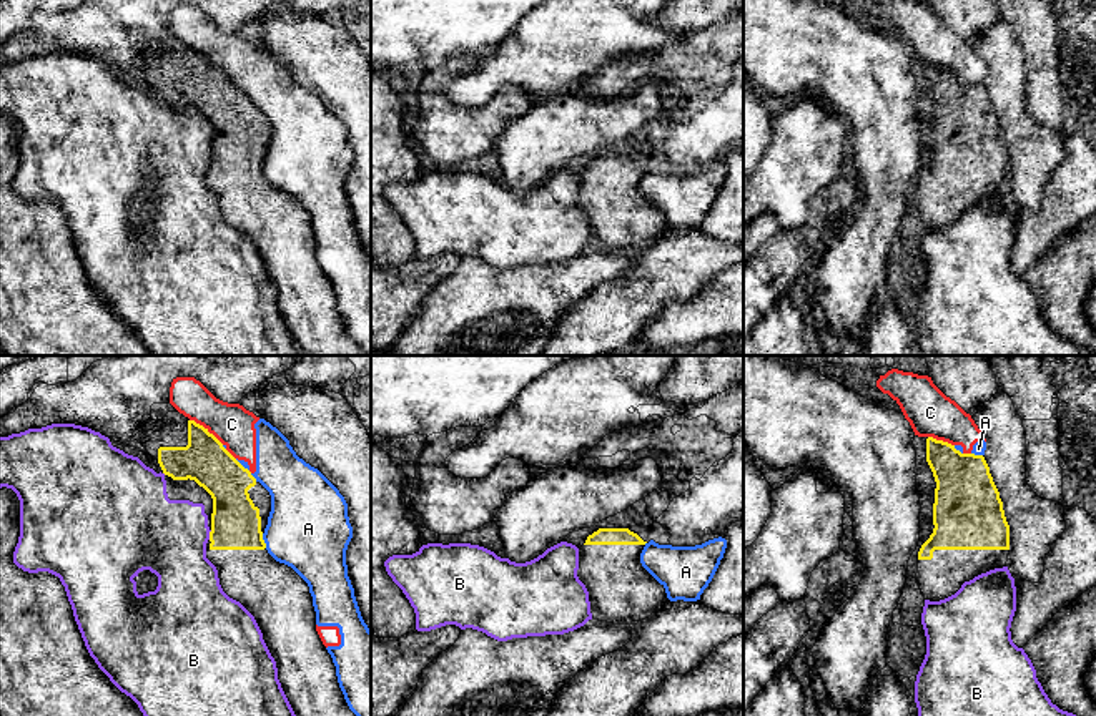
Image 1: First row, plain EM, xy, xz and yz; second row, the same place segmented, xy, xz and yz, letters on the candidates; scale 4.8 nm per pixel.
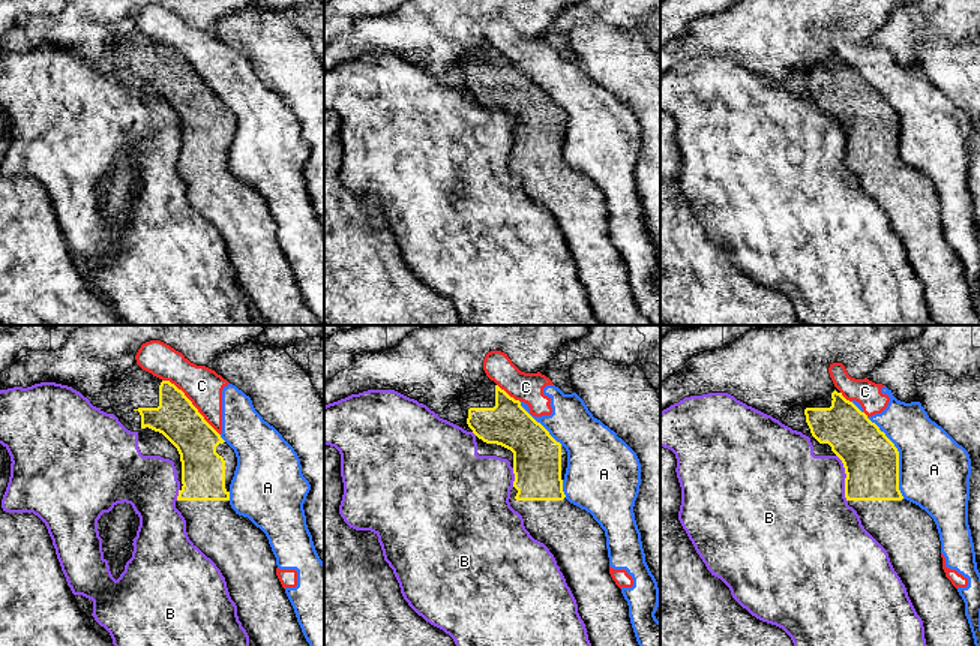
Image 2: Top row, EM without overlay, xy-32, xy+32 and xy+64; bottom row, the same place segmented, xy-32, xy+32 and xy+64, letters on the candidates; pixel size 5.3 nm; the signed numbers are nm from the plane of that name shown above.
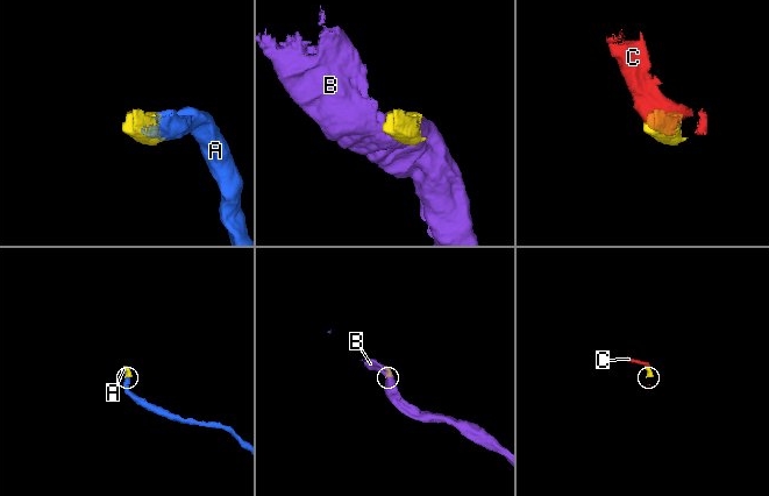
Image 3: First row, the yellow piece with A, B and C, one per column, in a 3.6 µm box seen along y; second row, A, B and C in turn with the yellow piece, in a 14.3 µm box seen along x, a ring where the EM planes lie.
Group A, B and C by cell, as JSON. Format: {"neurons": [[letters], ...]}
{"neurons": [["A", "C"], ["B"]]}

